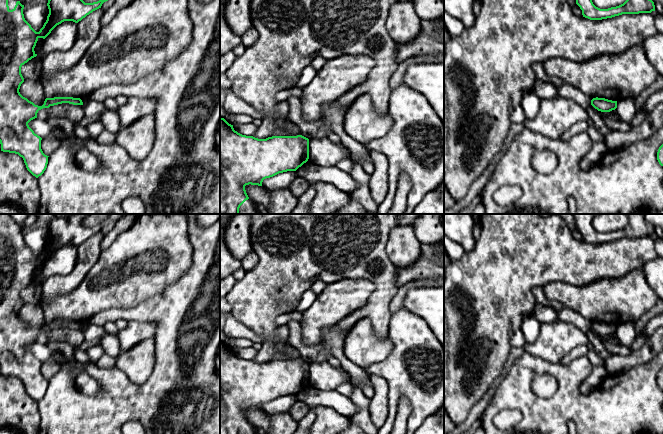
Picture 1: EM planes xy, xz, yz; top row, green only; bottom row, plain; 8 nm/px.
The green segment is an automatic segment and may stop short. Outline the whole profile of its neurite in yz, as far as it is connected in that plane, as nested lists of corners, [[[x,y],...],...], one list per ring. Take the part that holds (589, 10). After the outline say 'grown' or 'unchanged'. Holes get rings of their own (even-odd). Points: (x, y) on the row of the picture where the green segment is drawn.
[[[576,0],[576,4],[582,10],[582,15],[590,20],[602,20],[622,14],[651,13],[655,11],[652,0],[626,0],[623,4],[608,9],[596,7],[592,0]]]; unchanged

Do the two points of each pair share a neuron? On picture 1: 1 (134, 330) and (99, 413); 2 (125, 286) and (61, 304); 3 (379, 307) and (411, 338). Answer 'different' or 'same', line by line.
1: different
2: same
3: different

